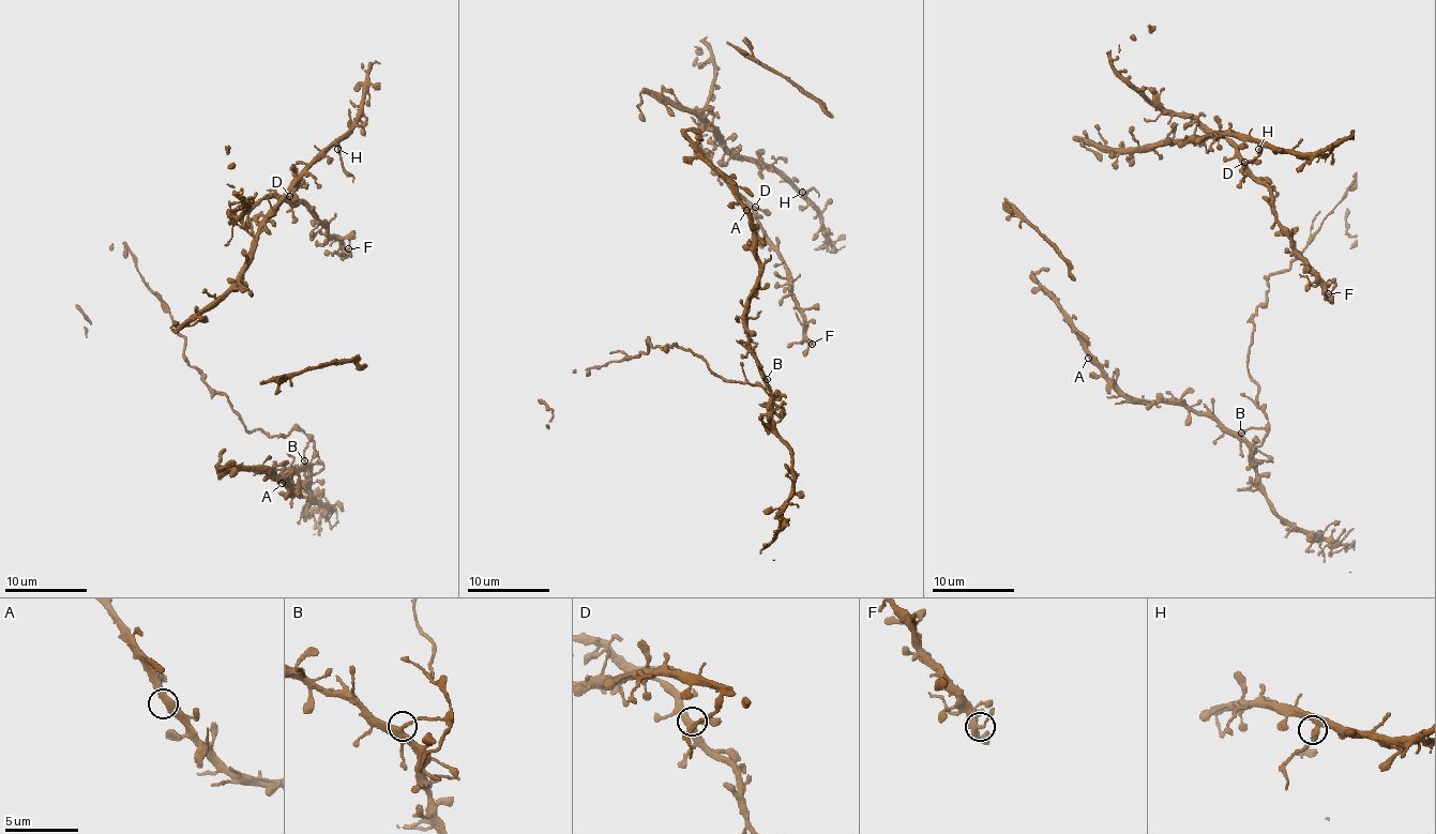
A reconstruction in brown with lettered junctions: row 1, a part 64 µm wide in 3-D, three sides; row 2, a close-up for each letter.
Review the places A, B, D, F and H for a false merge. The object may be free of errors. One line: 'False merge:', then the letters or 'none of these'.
False merge: B

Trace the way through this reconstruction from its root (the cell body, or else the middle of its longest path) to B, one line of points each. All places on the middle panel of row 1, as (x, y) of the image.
B: (749, 211), (758, 260), (758, 287), (747, 312), (747, 337), (750, 350), (766, 378)

